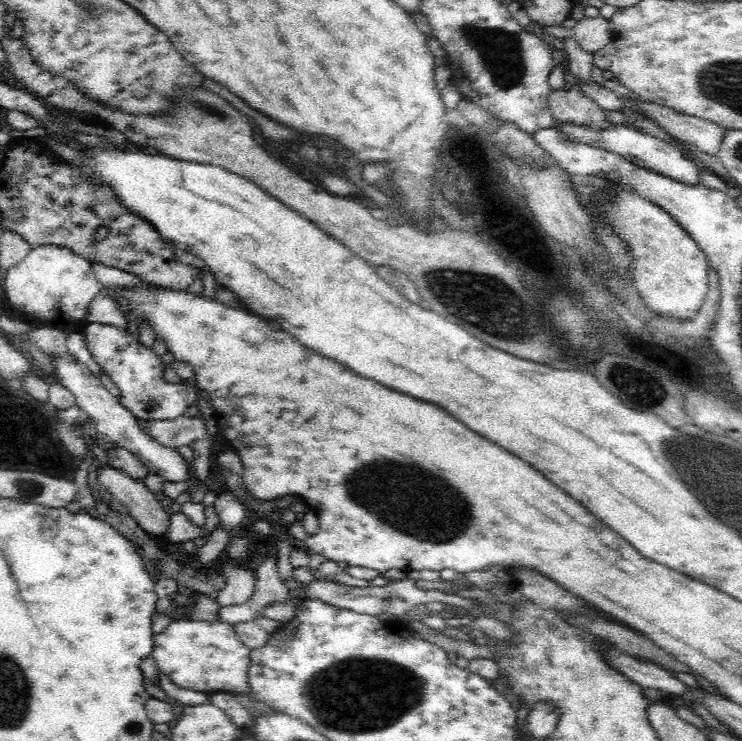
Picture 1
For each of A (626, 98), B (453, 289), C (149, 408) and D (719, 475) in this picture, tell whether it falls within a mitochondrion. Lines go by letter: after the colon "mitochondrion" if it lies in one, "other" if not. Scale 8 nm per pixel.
A: other
B: mitochondrion
C: other
D: mitochondrion

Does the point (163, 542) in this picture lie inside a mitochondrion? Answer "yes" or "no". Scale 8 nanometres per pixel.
no

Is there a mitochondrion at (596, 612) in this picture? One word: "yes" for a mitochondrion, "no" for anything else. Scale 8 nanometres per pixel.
no

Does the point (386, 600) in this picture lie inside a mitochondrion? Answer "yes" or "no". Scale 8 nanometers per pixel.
yes

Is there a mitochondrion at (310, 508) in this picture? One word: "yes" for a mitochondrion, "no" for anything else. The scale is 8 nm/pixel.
no

